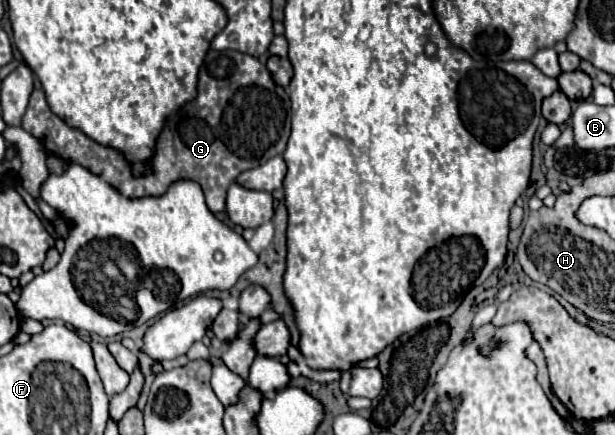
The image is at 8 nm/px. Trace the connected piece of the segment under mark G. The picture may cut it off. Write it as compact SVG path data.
M209 51L199 71L197 99L183 105L165 121L151 161L151 175L135 179L129 163L119 151L103 147L81 131L65 125L51 113L41 89L31 93L23 129L37 137L47 153L57 155L67 163L79 163L93 175L103 177L127 199L159 197L171 183L189 179L201 185L209 211L217 213L225 211L227 187L239 173L259 167L285 151L289 139L289 109L291 101L287 91L271 79L271 73L259 59L239 51Z

